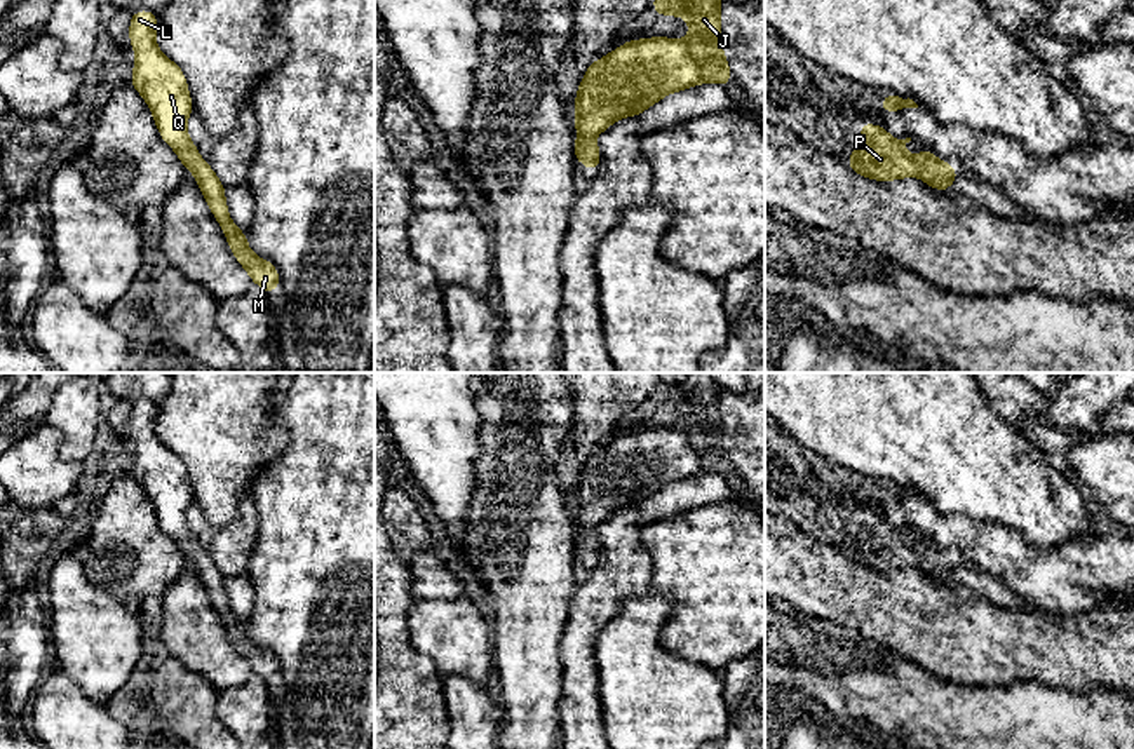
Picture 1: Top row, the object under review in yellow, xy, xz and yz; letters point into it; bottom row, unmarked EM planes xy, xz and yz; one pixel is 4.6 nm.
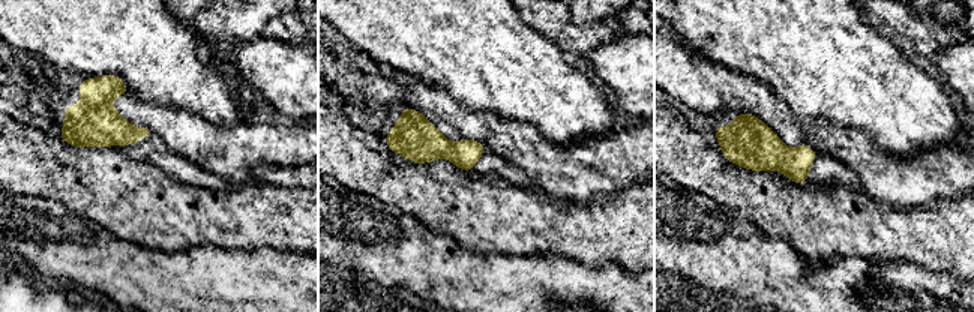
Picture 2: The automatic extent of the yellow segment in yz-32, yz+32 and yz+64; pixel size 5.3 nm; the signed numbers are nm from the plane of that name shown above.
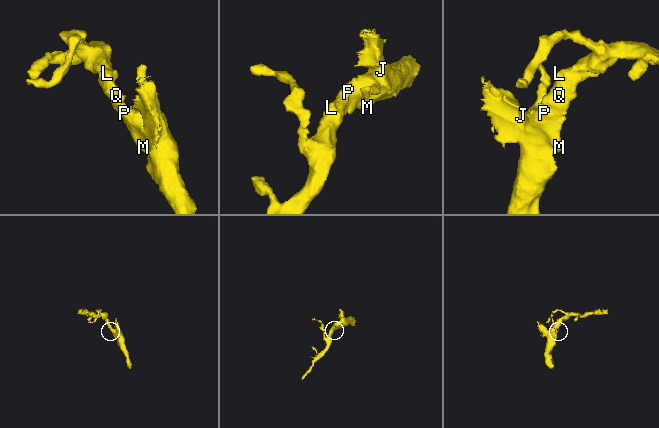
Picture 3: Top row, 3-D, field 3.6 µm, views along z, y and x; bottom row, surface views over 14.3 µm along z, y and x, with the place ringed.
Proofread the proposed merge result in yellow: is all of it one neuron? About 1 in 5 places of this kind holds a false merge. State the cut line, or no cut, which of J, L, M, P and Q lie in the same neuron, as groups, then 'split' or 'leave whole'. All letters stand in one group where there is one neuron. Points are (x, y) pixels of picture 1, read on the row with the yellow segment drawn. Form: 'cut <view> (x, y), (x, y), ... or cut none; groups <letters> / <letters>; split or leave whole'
cut none; groups J L M P Q; leave whole

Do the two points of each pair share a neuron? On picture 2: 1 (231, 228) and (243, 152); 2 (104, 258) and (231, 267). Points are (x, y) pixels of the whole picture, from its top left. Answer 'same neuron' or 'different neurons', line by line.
1: different neurons
2: same neuron

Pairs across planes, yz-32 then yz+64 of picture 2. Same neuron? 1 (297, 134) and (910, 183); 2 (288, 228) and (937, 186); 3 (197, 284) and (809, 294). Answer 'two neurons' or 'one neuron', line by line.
1: one neuron
2: two neurons
3: one neuron

